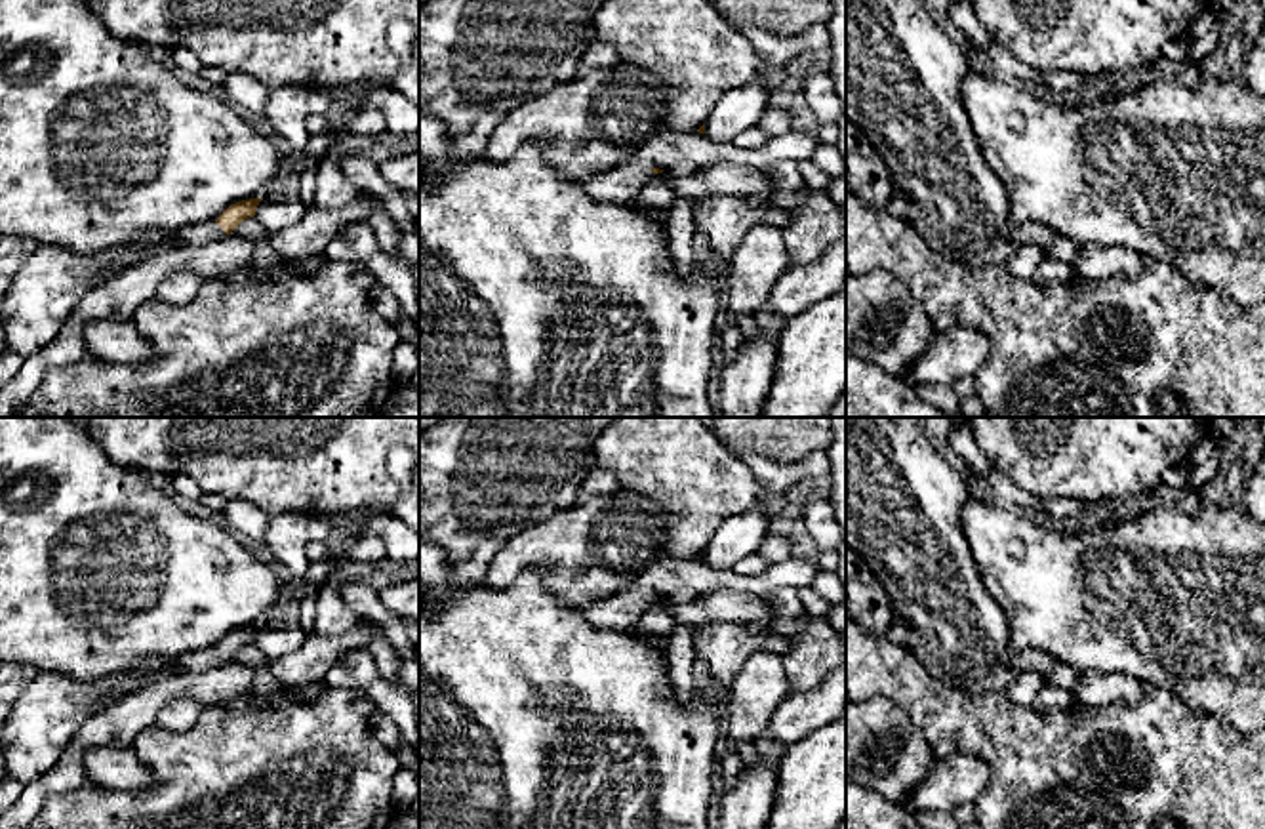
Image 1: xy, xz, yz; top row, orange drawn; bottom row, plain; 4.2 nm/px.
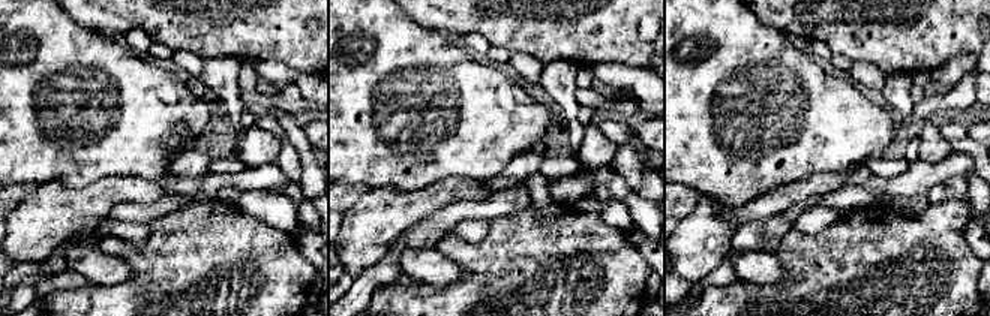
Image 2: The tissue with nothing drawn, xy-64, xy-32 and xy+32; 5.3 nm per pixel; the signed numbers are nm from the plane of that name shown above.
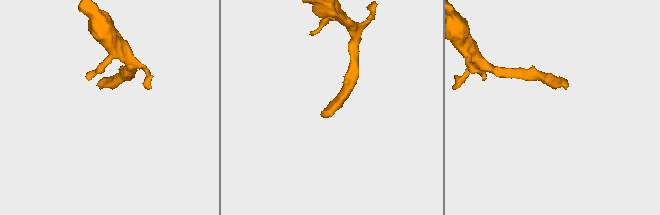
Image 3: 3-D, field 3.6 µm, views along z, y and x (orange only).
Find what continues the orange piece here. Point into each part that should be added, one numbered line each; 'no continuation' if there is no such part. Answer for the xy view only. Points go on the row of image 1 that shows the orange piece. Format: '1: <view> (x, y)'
1: xy (197, 235)

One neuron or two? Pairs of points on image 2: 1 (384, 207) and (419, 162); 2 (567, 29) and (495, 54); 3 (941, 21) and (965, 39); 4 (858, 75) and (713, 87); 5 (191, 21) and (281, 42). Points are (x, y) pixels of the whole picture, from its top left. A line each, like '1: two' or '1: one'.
1: two
2: two
3: one
4: two
5: one

